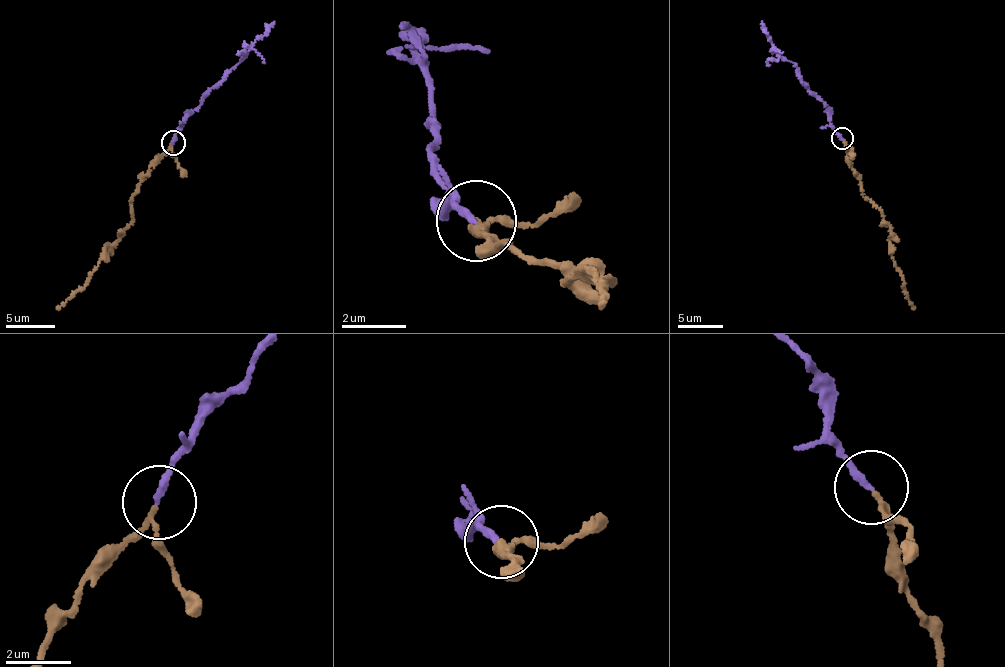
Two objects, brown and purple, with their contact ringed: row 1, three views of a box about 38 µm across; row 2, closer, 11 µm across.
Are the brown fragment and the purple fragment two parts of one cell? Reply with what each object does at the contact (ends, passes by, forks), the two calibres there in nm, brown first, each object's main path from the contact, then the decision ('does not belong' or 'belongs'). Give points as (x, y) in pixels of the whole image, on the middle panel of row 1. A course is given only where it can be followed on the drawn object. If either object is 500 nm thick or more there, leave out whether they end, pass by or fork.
brown passes by; purple ends; calibres 120 and 200 nm; course brown (479, 222), (490, 232), (479, 235), (571, 275), (575, 287), (589, 264), (614, 283), (600, 305); course purple (479, 222), (450, 204), (452, 202), (432, 110), (427, 60), (412, 32); belongs

